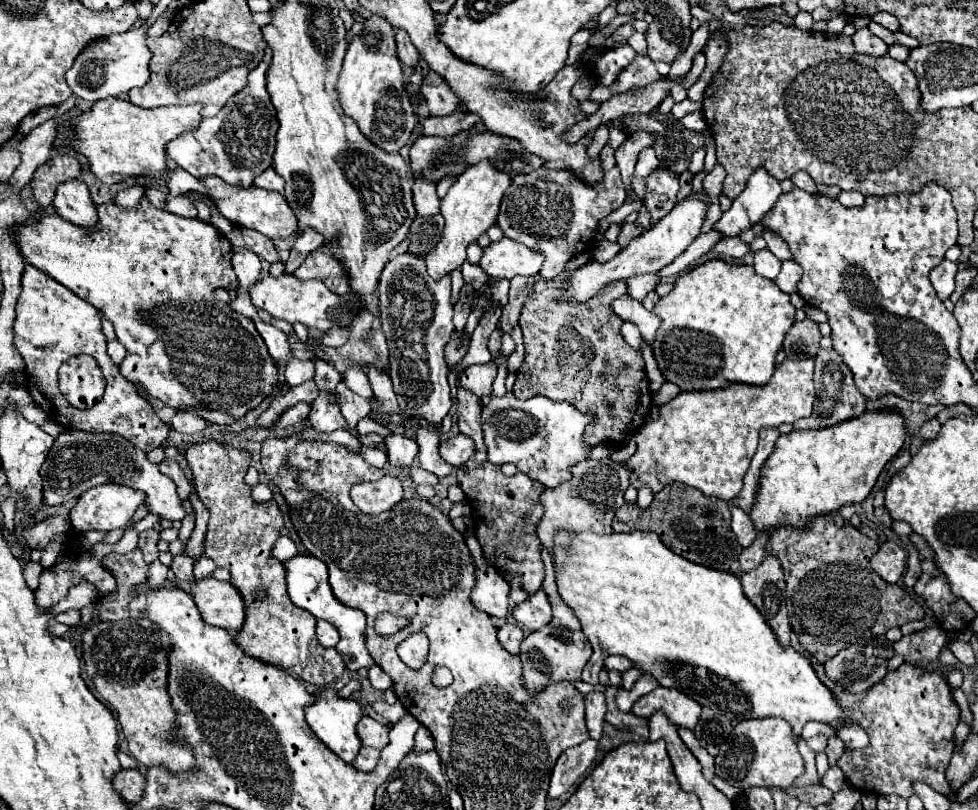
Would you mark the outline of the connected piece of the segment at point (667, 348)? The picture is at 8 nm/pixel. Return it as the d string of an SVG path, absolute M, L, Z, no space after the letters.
M709 259L707 263L701 263L697 265L695 269L683 273L677 281L675 281L675 287L657 301L653 313L657 317L661 317L661 327L657 329L657 335L655 335L655 341L653 341L653 355L657 359L657 365L665 377L665 381L669 383L675 383L681 387L681 391L713 391L713 389L723 389L727 387L729 383L747 383L747 385L765 385L771 375L773 375L773 369L775 369L775 355L777 351L781 349L783 345L783 337L785 333L789 331L789 327L795 323L795 307L789 303L789 295L781 293L781 289L771 283L769 279L757 275L753 271L753 267L749 265L731 265L723 259Z

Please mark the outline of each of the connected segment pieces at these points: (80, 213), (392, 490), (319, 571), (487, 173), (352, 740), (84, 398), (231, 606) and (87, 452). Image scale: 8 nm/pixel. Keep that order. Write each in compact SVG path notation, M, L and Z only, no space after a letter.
M73 179L63 183L55 193L53 207L55 213L61 215L61 219L73 225L81 225L81 227L97 225L97 207L83 181Z
M385 475L377 481L353 485L351 499L363 513L375 515L389 511L395 503L399 503L403 499L403 487L397 477Z
M295 555L293 559L287 559L285 563L285 579L287 579L287 595L289 599L309 611L311 615L315 615L317 619L325 619L329 623L333 623L341 635L339 643L337 643L337 653L341 655L341 659L345 659L345 669L347 671L357 671L361 667L371 667L373 665L373 659L369 657L369 651L365 647L365 637L363 637L363 631L365 631L365 615L359 611L359 609L351 609L351 607L345 607L343 603L339 603L329 587L329 581L327 581L327 565L319 559L315 559L313 555Z
M481 161L477 167L469 167L469 171L465 171L451 185L447 195L441 199L441 215L445 219L445 229L443 229L441 241L425 257L427 273L433 279L441 279L443 275L449 275L451 271L455 271L463 265L467 245L477 241L479 235L483 235L489 227L495 225L501 197L509 185L511 185L511 177L507 173L495 169L487 161Z
M321 689L321 695L315 697L315 703L309 705L305 709L305 717L309 727L313 729L313 733L337 755L341 757L345 763L353 763L353 759L357 757L359 749L361 749L361 741L357 737L357 723L363 717L363 709L357 701L353 699L341 699L335 695L335 689Z
M86 354L69 358L59 371L59 389L77 409L89 409L103 397L105 378L96 360Z
M213 577L197 579L191 583L191 595L205 623L229 633L241 629L245 607L239 591L229 581L217 581Z
M65 429L55 441L41 469L43 477L43 501L49 507L63 505L71 499L77 499L83 491L101 485L101 483L119 483L145 493L143 505L149 513L159 515L167 521L181 521L187 511L181 505L181 499L175 493L175 483L159 471L159 465L151 463L147 455L133 447L127 439L113 433L85 433Z

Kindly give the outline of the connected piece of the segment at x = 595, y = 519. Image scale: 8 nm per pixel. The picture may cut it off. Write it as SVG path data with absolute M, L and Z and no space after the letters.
M611 459L601 461L581 461L571 469L569 483L561 483L561 487L545 489L541 493L541 505L545 509L541 521L537 523L539 541L551 551L553 537L557 529L569 531L585 531L591 529L595 533L611 533L611 521L615 517L617 507L623 505L623 493L629 487L631 473L625 465L613 463Z

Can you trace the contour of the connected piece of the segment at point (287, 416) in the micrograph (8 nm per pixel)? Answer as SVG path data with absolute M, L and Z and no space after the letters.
M297 403L297 405L293 405L291 409L287 409L287 411L281 415L281 421L277 423L277 427L287 429L287 427L291 427L291 425L307 419L309 411L311 411L311 405L309 405L309 403Z

